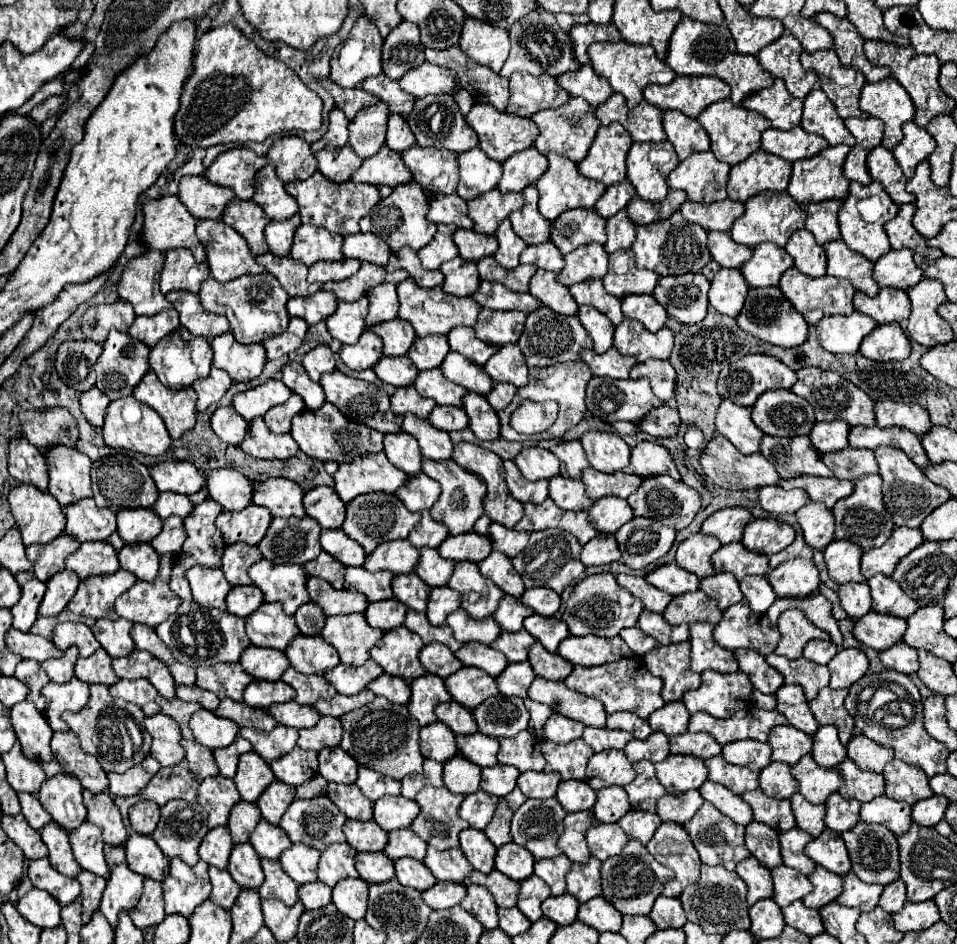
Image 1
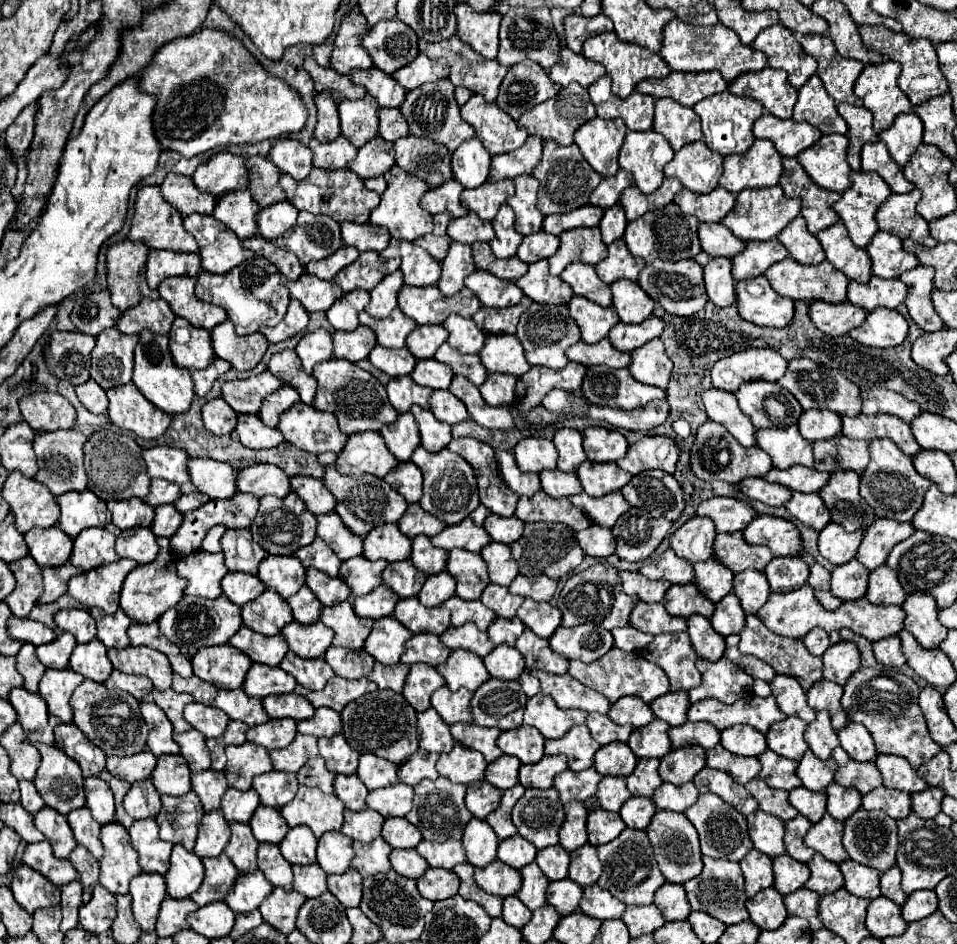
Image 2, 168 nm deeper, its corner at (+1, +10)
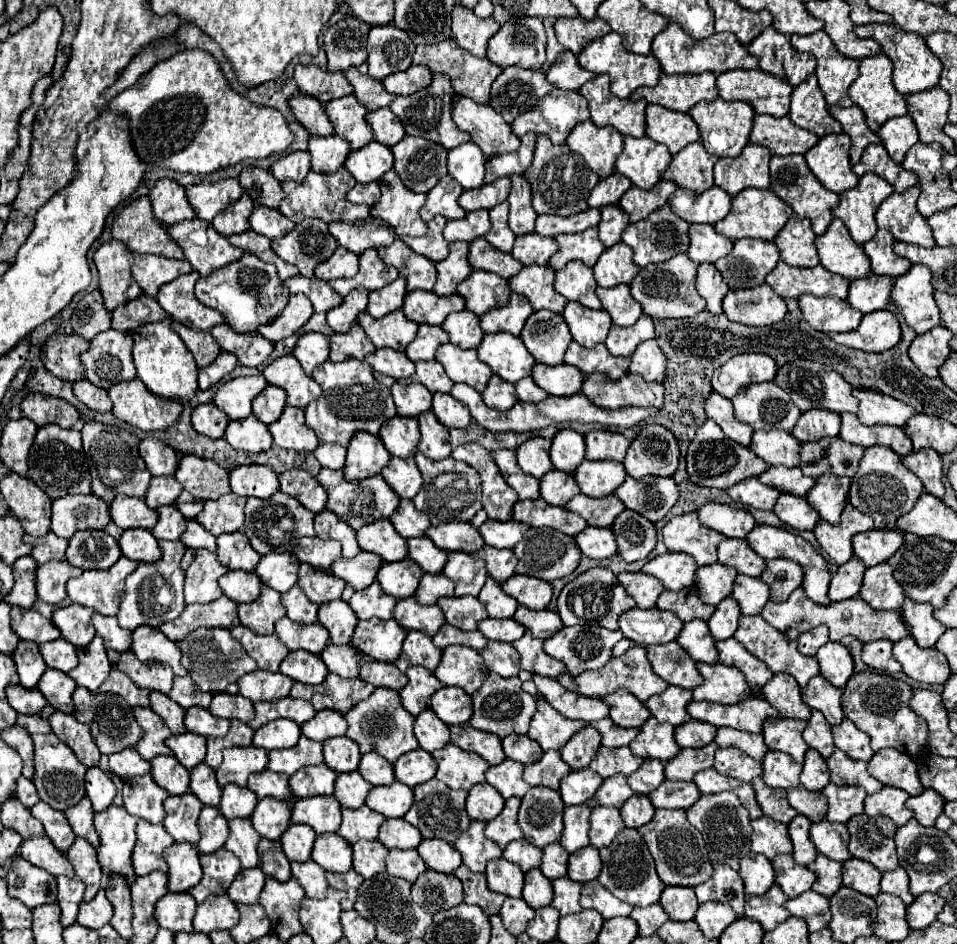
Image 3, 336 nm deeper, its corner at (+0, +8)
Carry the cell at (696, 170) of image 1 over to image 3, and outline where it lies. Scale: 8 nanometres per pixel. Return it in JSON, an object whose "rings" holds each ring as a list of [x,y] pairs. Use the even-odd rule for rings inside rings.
{"rings":[[[700,140],[692,142],[690,146],[682,148],[672,158],[672,162],[670,162],[668,170],[662,174],[662,178],[676,182],[680,188],[702,194],[714,186],[710,180],[706,180],[706,178],[710,178],[708,160],[710,160],[710,154],[704,150],[702,142]]]}

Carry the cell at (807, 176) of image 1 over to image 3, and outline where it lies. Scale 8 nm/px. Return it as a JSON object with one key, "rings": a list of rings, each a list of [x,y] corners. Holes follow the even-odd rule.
{"rings":[[[828,134],[818,140],[818,144],[806,154],[806,162],[814,176],[824,188],[842,194],[856,186],[858,176],[852,172],[850,160],[850,136],[848,134]]]}

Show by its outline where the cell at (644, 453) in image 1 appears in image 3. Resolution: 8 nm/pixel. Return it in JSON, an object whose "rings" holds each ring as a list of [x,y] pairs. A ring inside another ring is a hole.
{"rings":[[[644,424],[642,430],[638,432],[638,436],[630,442],[628,454],[624,458],[624,468],[632,478],[642,478],[648,474],[672,476],[678,468],[678,460],[680,460],[680,450],[678,450],[678,442],[676,442],[674,434],[670,430],[666,430],[664,426]]]}

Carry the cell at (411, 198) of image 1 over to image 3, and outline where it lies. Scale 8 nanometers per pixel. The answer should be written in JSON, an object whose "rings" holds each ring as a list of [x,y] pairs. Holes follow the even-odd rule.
{"rings":[[[390,170],[380,180],[382,196],[372,206],[370,214],[394,226],[396,236],[424,236],[428,232],[426,222],[420,218],[418,210],[426,200],[426,194],[416,194],[404,188],[400,176]]]}

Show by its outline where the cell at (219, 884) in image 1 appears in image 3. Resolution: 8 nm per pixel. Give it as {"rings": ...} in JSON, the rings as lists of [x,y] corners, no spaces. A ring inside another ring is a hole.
{"rings":[[[220,848],[212,856],[200,856],[200,864],[202,864],[204,876],[200,884],[196,884],[190,890],[190,894],[196,898],[198,904],[204,902],[208,896],[226,894],[232,880],[240,872],[240,862],[226,848]]]}

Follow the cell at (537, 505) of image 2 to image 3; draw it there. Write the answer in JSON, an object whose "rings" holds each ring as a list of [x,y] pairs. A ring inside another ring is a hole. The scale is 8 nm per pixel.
{"rings":[[[540,498],[538,500],[518,500],[514,504],[514,520],[524,522],[534,528],[550,526],[568,536],[576,536],[588,526],[588,522],[576,512],[570,512],[562,506],[544,504],[544,500]]]}

